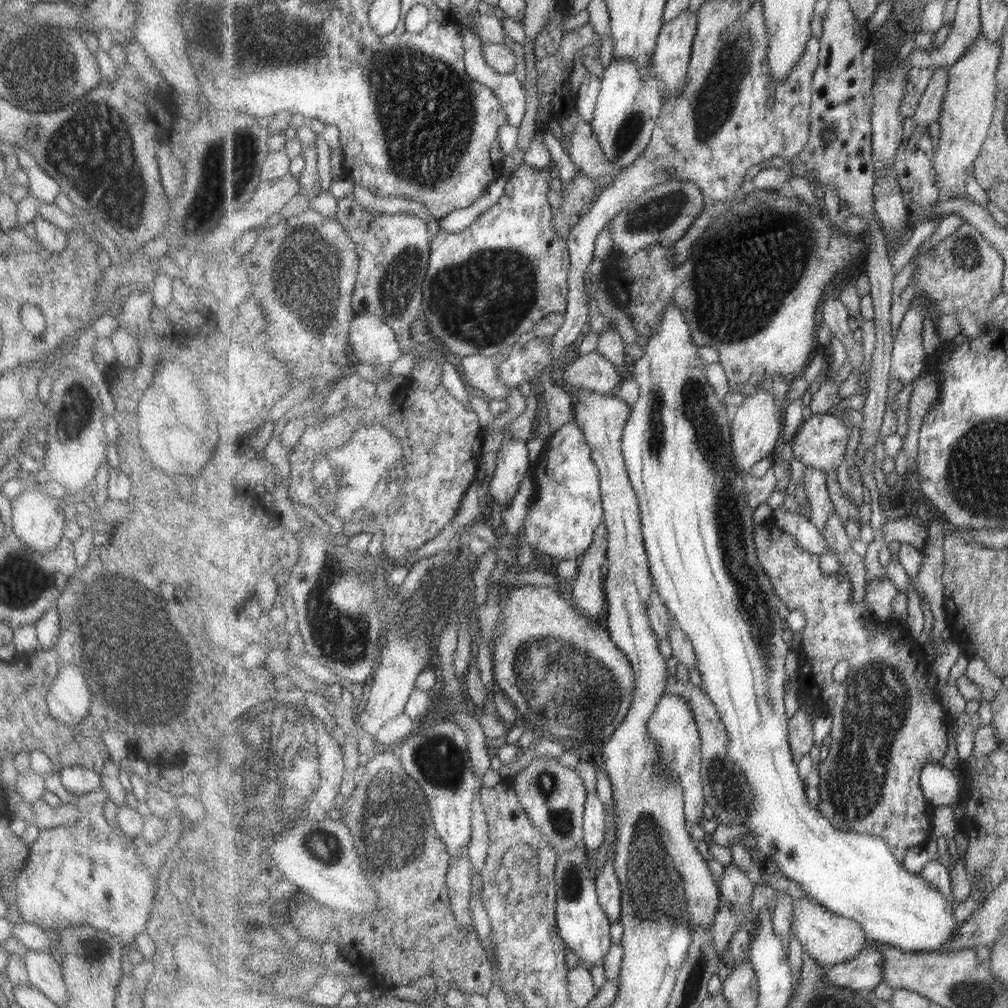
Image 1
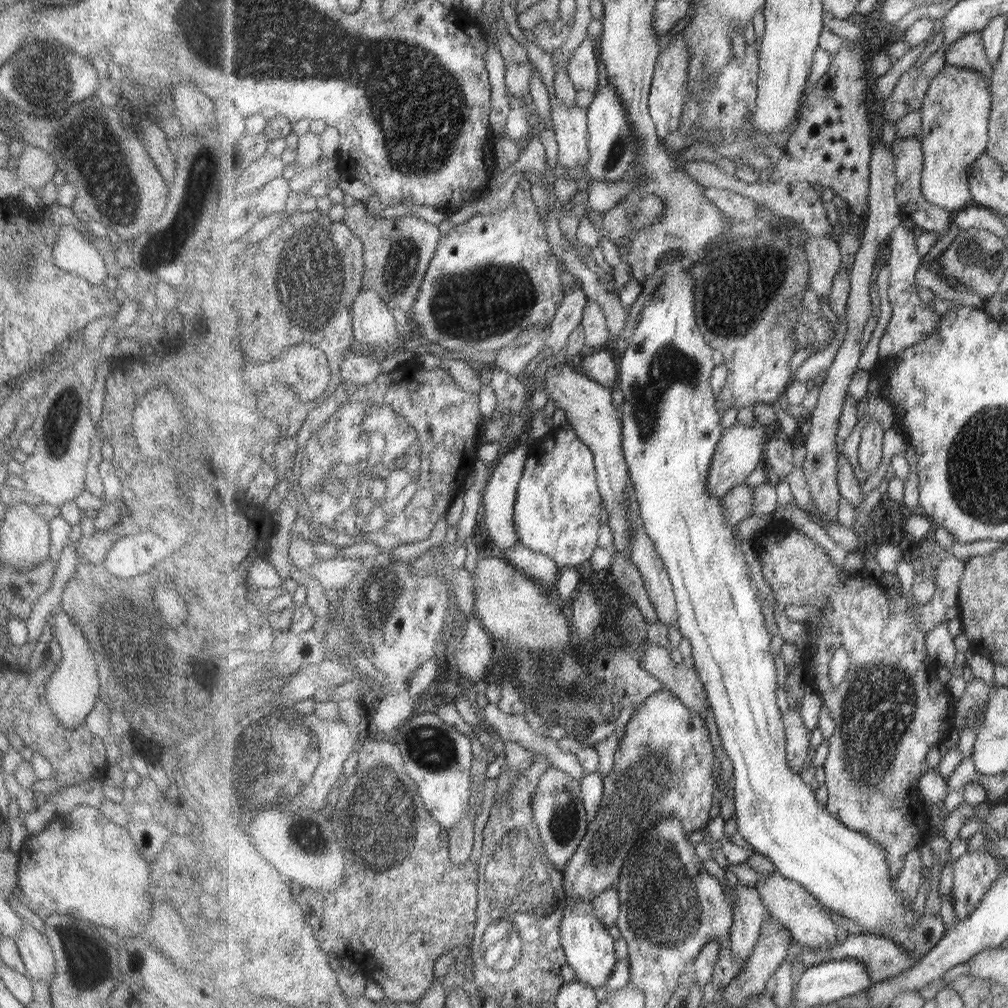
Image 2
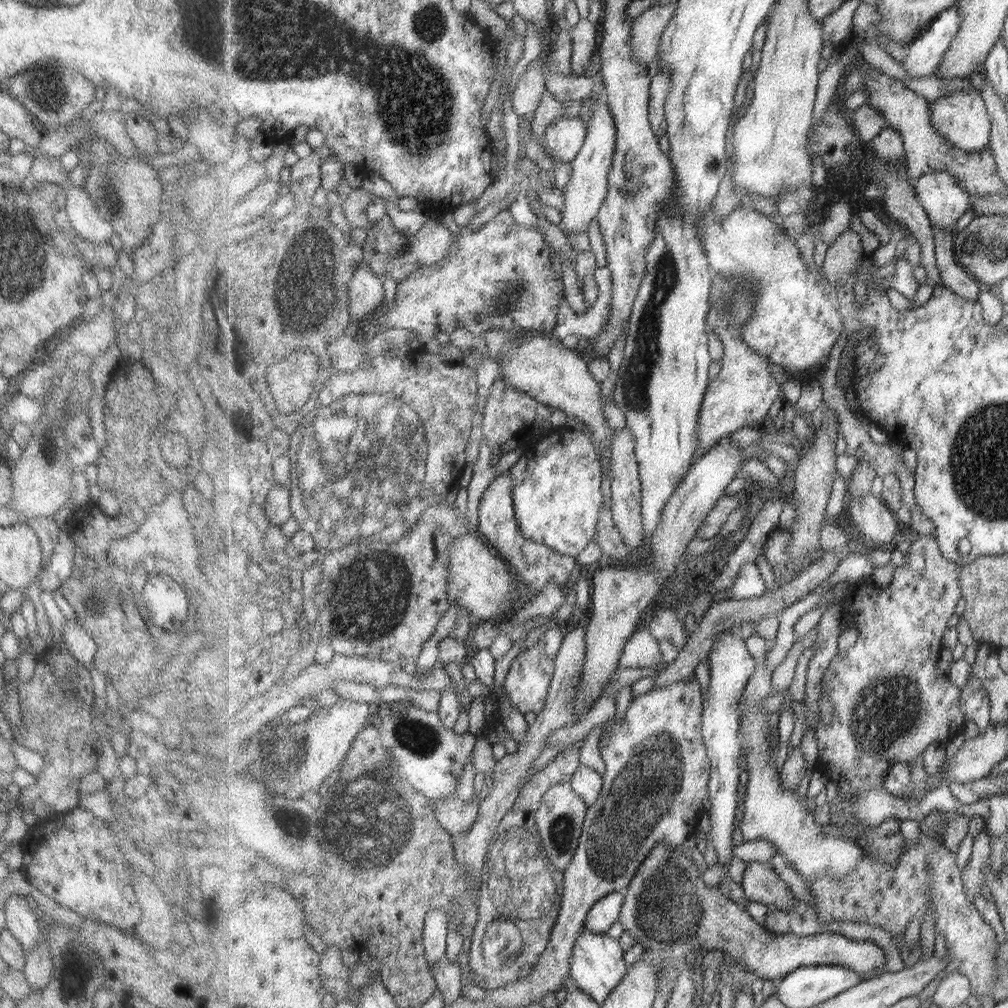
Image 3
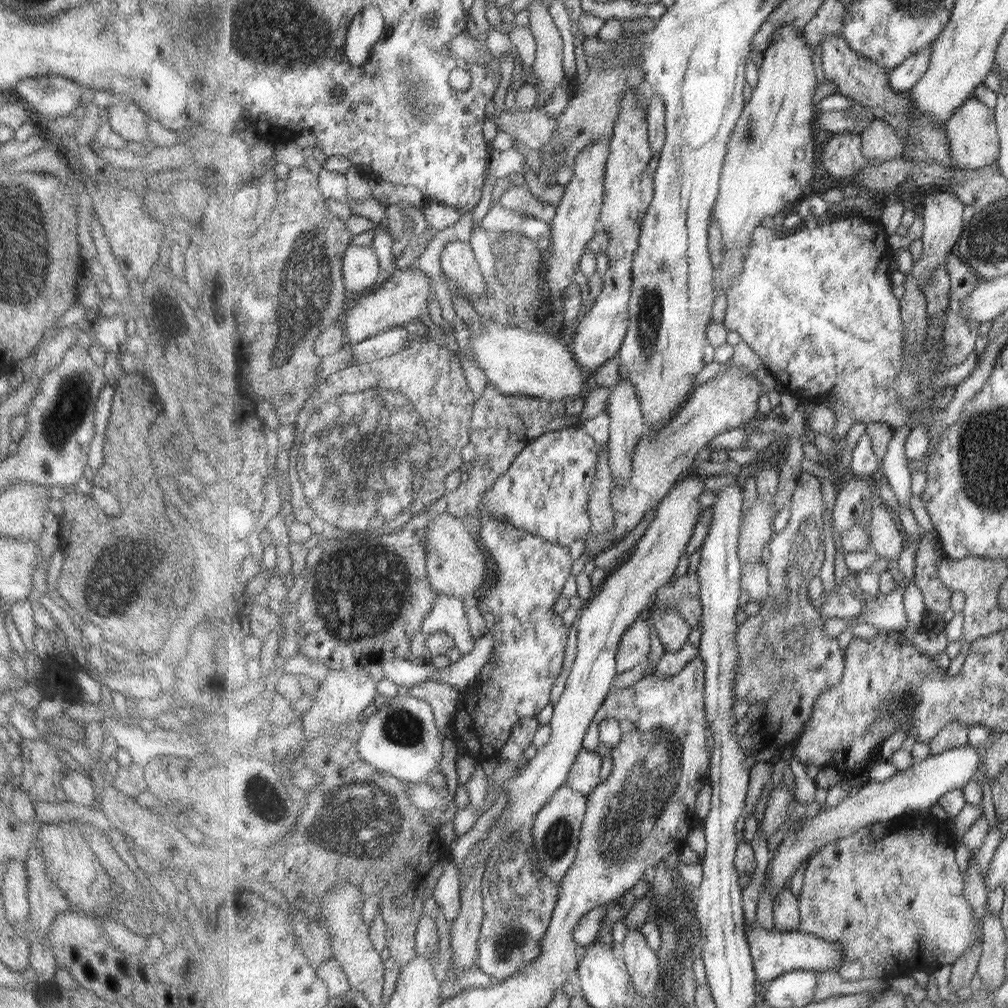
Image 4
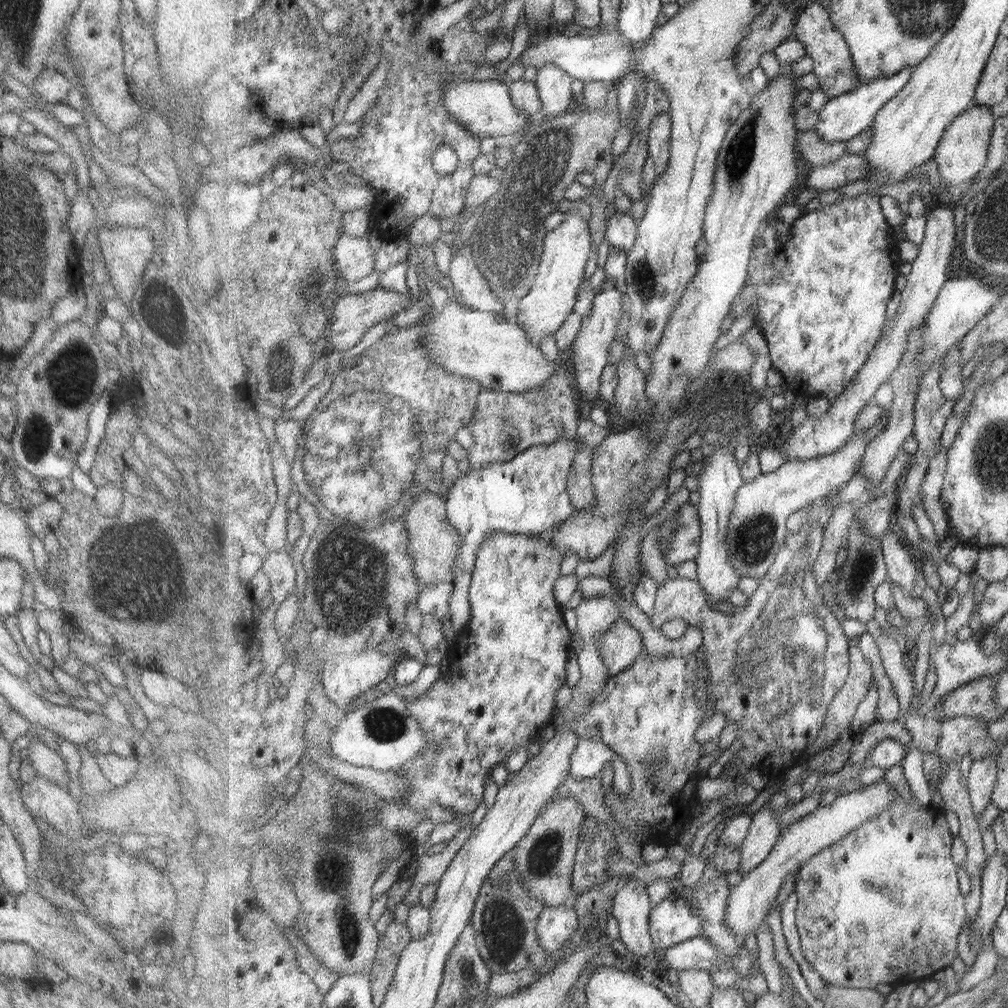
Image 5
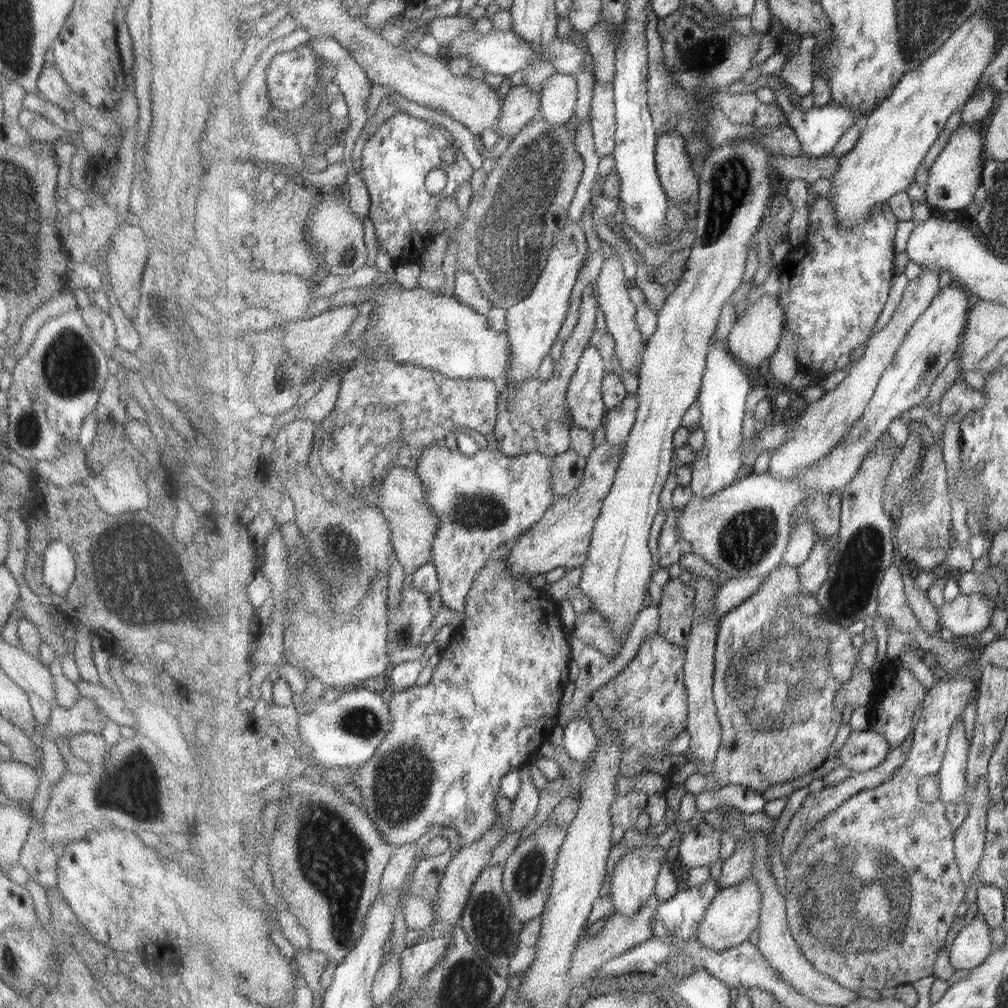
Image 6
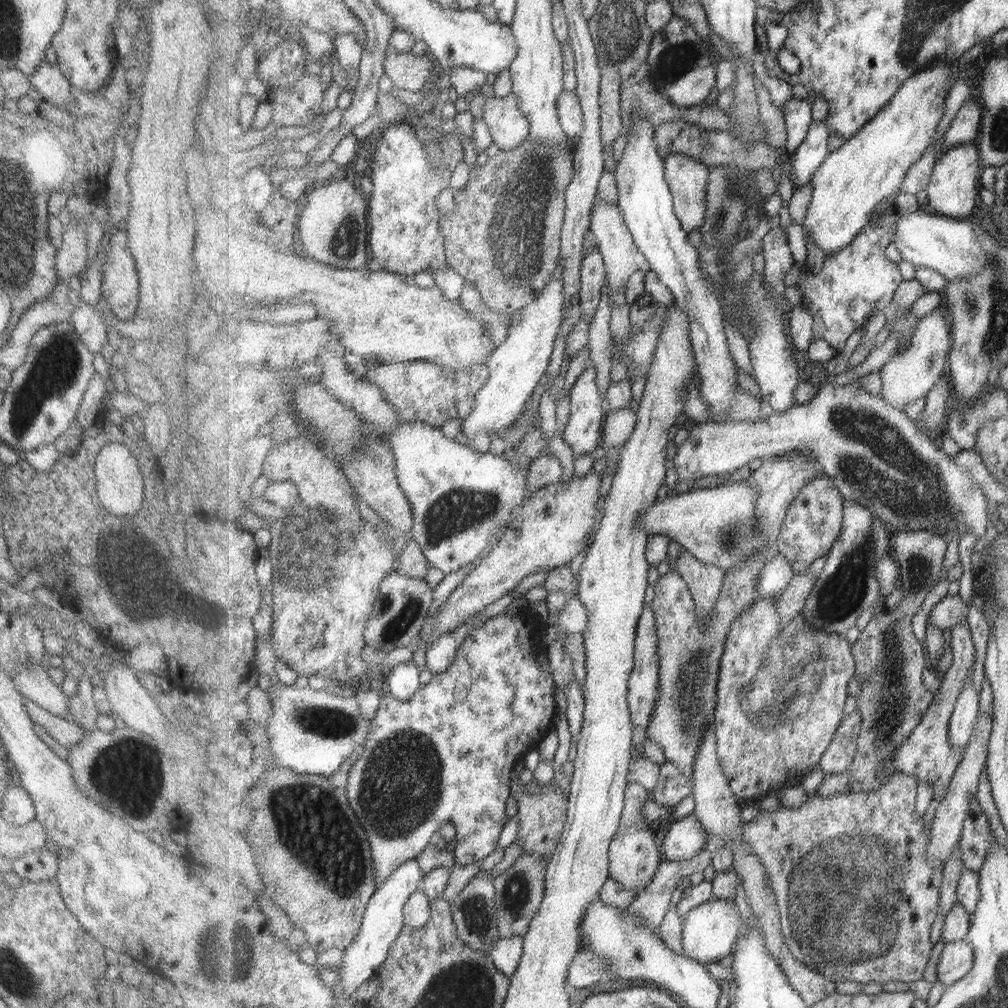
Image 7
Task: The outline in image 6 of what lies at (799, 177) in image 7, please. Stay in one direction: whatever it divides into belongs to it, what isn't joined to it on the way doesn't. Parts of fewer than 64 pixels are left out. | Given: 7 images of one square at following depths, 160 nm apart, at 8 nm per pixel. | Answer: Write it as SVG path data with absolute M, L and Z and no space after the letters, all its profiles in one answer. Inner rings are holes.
M783 85L781 88L774 90L776 104L786 112L788 116L788 125L792 126L798 134L799 140L804 148L804 154L812 157L822 157L831 155L835 145L843 138L843 135L852 127L858 124L860 120L864 120L867 116L863 116L857 109L846 107L838 102L832 101L828 105L804 109L797 108L792 103L791 98L783 93Z

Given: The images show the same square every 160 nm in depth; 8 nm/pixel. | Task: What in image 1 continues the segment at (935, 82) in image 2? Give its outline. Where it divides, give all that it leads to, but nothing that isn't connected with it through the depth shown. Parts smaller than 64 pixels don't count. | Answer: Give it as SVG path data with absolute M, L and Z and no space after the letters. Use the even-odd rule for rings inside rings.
M981 33L968 51L949 68L950 81L938 120L938 145L934 147L933 164L936 185L942 190L941 198L959 197L967 190L967 176L973 176L974 164L992 128L996 114L998 76L1002 61L1002 40L992 41Z

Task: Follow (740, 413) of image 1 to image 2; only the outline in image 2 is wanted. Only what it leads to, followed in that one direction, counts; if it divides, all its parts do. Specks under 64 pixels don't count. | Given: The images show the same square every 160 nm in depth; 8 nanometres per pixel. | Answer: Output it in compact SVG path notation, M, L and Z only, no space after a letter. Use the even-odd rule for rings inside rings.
M751 420L743 424L735 423L724 431L724 438L718 444L716 455L710 470L708 489L718 499L723 498L730 490L746 482L747 477L757 470L758 464L765 460L764 452L766 447L767 430L766 426L759 420Z

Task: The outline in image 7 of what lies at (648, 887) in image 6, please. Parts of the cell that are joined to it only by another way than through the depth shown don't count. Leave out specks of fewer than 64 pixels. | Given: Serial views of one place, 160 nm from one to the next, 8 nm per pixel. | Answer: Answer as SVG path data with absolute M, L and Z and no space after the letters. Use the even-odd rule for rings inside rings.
M647 825L633 826L620 829L616 838L613 839L609 851L610 878L619 881L623 885L623 889L637 891L637 889L649 887L649 884L654 881L657 871L660 870L661 863L665 861L653 831Z

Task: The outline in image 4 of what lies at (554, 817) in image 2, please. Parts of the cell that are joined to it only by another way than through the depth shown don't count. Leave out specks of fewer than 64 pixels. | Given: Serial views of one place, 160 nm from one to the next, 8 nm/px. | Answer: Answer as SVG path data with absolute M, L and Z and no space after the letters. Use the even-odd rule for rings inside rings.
M568 785L561 786L557 794L549 799L545 808L537 814L535 824L532 827L533 836L536 840L536 849L541 857L542 867L553 878L553 882L561 884L568 874L569 869L576 861L580 834L588 808L588 796L583 795Z

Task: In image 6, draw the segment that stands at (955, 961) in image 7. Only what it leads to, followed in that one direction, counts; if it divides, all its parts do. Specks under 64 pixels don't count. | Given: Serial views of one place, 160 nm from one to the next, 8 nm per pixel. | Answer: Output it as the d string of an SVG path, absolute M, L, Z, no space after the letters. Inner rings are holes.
M977 915L960 930L950 949L951 962L956 970L973 969L991 956L997 946L989 928L986 918Z

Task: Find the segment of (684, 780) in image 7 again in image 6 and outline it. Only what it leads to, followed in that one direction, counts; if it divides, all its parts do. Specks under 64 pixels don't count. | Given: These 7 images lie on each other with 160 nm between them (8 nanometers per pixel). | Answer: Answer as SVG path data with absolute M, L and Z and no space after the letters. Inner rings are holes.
M723 786L717 790L704 791L696 797L696 808L702 811L713 811L727 805L747 814L758 814L767 807L769 800L745 786Z

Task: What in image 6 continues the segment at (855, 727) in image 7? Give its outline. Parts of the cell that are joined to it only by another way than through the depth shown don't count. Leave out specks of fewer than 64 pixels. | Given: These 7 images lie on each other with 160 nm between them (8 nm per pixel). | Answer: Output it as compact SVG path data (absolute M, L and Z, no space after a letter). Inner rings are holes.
M867 728L865 731L851 731L837 758L841 761L839 766L863 773L883 764L893 750L883 734Z

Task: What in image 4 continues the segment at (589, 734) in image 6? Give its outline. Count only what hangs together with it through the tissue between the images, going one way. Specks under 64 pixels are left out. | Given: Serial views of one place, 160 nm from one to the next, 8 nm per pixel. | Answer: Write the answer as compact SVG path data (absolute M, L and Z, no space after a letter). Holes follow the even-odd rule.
M583 748L577 756L576 764L573 764L566 785L583 795L592 795L602 784L602 763L599 754Z

